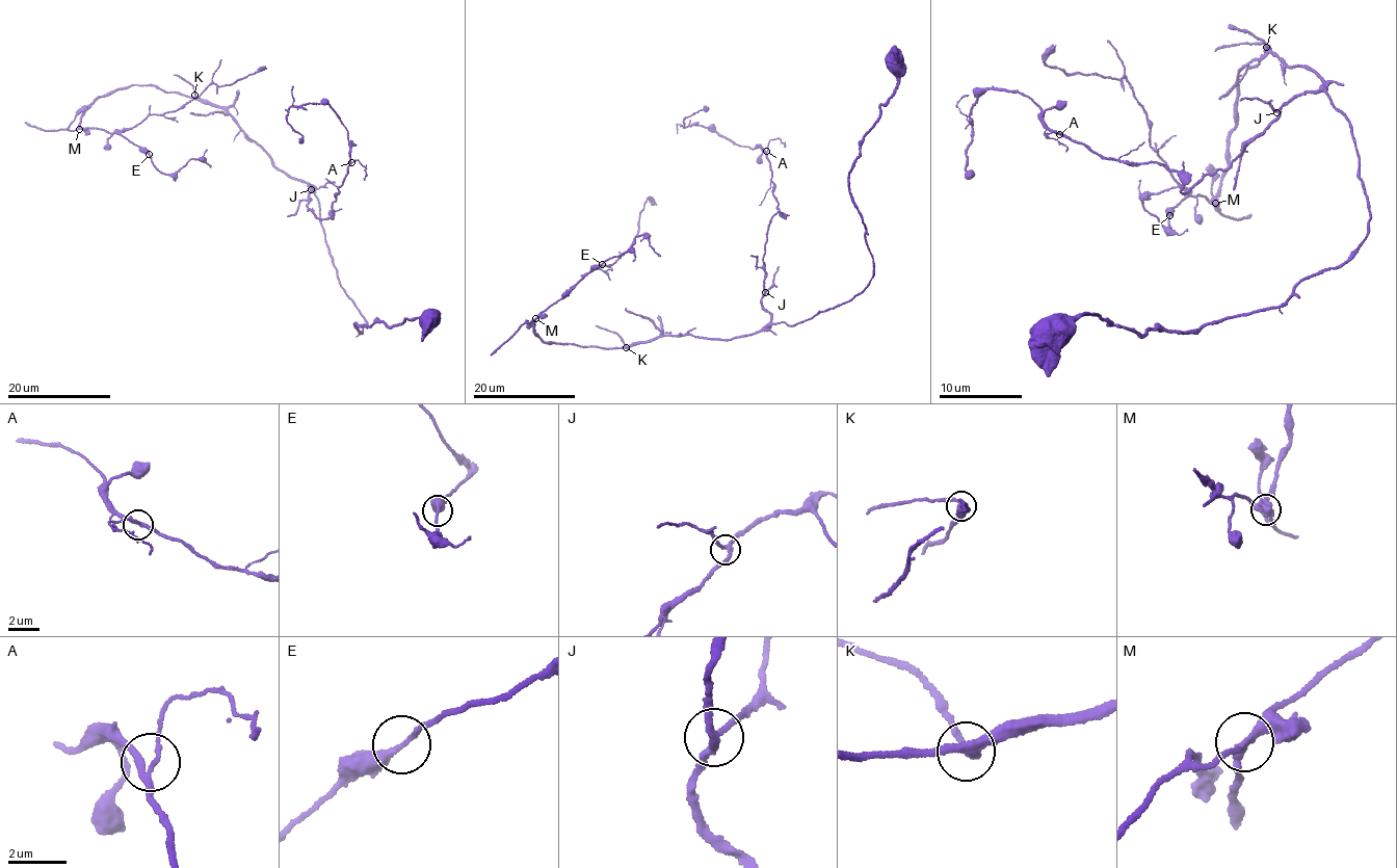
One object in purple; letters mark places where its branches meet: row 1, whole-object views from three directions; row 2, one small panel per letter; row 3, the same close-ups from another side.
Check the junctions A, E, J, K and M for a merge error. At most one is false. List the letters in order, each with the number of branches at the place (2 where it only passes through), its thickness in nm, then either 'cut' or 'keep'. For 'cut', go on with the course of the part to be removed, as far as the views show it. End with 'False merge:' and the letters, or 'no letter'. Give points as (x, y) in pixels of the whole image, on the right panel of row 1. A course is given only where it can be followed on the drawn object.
A: 3 | 150 nm | keep
E: 2 | 280 nm | keep
J: 3 | 200 nm | keep
K: 3 | 240 nm | keep
M: 3 | 240 nm | keep
False merge: no letter

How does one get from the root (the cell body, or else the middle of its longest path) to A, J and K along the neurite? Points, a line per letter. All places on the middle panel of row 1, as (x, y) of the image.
A: (898, 60), (848, 179), (872, 277), (792, 326), (771, 322), (761, 300), (782, 212), (766, 151)
J: (898, 60), (897, 86), (848, 179), (872, 258), (868, 286), (790, 326), (771, 322), (765, 292)
K: (898, 60), (897, 86), (848, 179), (872, 258), (868, 286), (795, 325), (626, 347)

